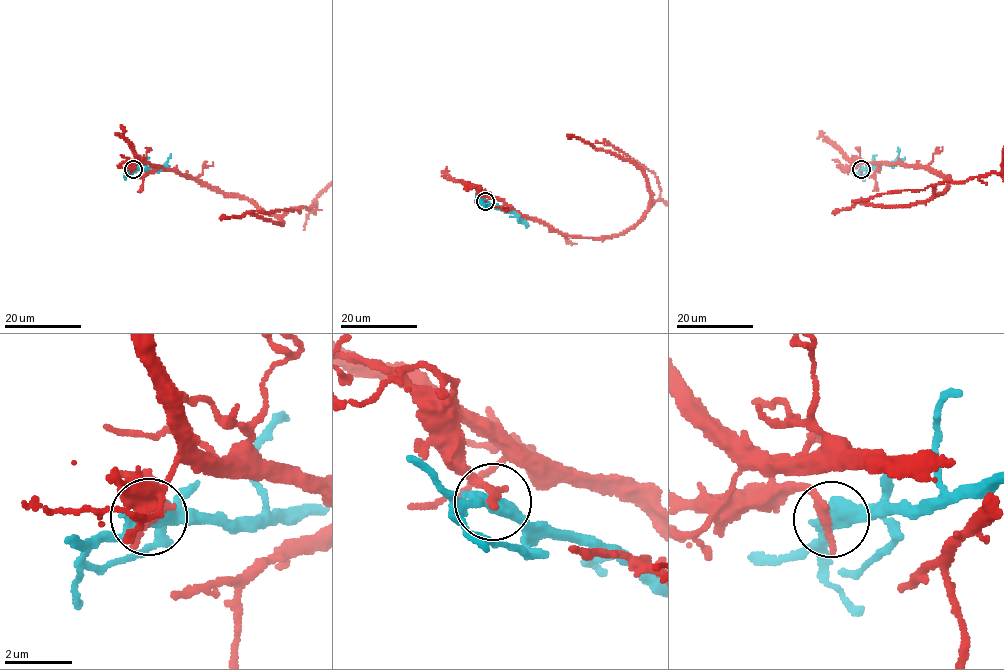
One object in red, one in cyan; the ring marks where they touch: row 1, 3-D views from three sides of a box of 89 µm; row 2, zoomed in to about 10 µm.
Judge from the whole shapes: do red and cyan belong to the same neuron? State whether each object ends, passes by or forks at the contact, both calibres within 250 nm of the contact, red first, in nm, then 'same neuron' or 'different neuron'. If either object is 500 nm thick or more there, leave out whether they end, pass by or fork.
red ends there; cyan passes by; 280 nm thick on the red side, 440 nm on the other; different neuron

